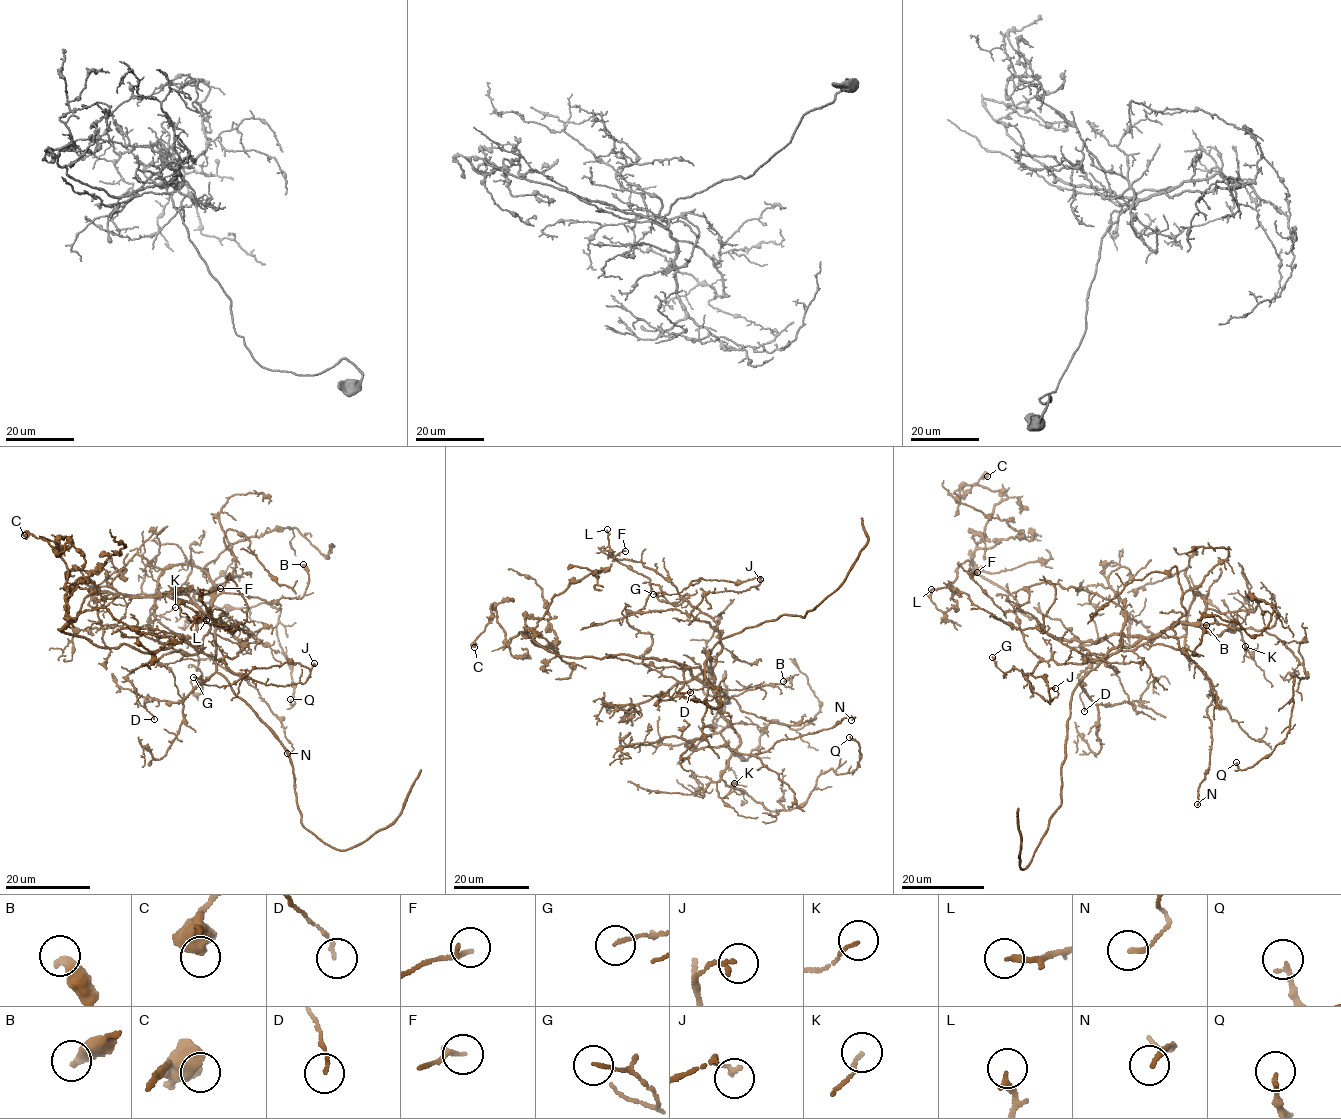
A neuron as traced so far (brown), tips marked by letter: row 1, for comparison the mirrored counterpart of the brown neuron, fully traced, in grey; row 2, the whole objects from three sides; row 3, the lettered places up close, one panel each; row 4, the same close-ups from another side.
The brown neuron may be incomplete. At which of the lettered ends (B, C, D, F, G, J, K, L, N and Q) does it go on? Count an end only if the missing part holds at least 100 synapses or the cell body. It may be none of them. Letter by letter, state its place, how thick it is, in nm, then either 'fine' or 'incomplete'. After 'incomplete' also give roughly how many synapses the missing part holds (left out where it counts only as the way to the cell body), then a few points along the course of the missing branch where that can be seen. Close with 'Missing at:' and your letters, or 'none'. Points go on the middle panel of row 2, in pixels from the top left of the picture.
B: place (783, 681); calibre 460 nm; fine
C: place (474, 647); calibre 700 nm; fine
D: place (690, 692); calibre 120 nm; fine
F: place (625, 551); calibre 140 nm; fine
G: place (653, 594); calibre 110 nm; fine
J: place (760, 579); calibre 160 nm; fine
K: place (734, 783); calibre 110 nm; fine
L: place (607, 529); calibre 200 nm; fine
N: place (851, 720); calibre 170 nm; fine
Q: place (849, 737); calibre 170 nm; fine
Missing at: none

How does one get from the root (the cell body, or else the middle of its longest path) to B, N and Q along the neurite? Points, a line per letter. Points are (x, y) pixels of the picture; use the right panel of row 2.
B: (1122, 635), (1152, 637), (1171, 626), (1180, 649), (1199, 655), (1193, 656), (1206, 625)
N: (1122, 635), (1195, 623), (1203, 596), (1194, 595), (1184, 645), (1214, 694), (1197, 804)
Q: (1122, 635), (1261, 629), (1297, 658), (1308, 675), (1294, 677), (1286, 736), (1236, 762)

